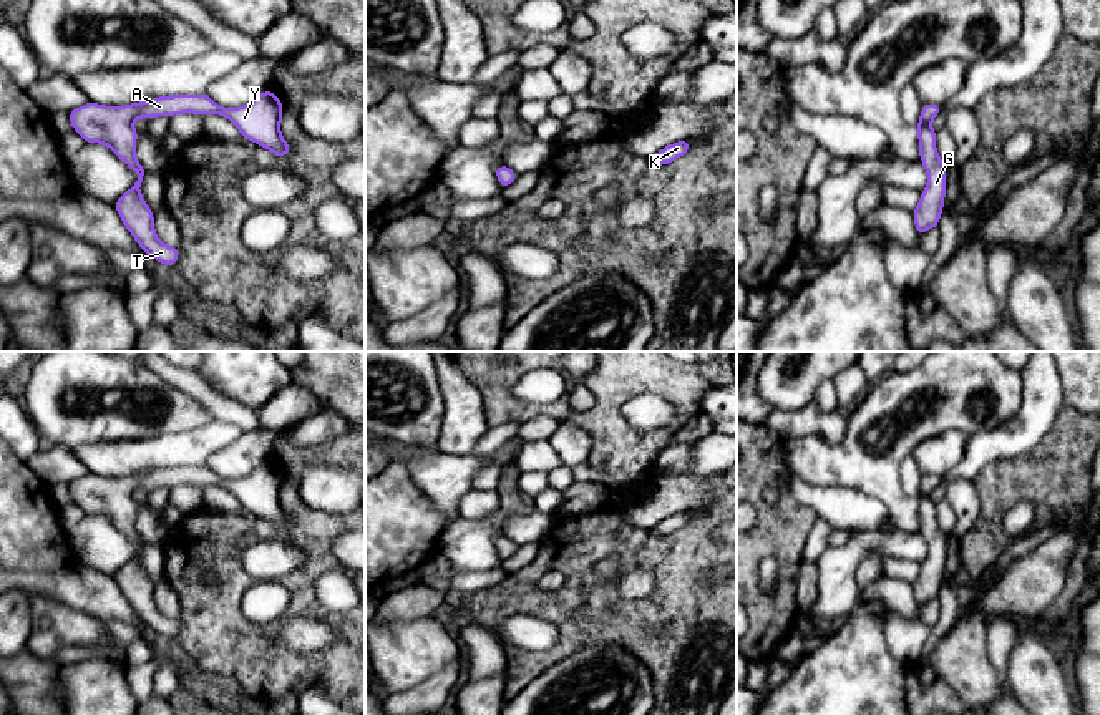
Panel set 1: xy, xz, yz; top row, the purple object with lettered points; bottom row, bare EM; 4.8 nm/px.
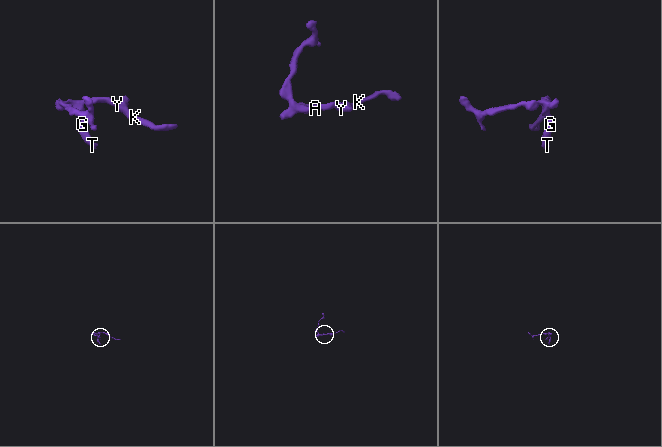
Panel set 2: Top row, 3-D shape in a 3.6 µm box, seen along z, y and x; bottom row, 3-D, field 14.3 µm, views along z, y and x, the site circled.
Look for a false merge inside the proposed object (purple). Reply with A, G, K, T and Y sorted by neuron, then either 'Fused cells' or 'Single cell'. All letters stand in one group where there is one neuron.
Groups: A G K T Y. Single cell

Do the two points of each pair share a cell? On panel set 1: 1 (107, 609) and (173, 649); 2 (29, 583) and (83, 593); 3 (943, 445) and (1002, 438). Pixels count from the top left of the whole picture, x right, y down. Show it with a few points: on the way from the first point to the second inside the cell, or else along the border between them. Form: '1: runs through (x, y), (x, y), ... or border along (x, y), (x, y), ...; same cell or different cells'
1: border along (146, 626), (141, 634); different cells
2: runs through (42, 583), (70, 586); same cell
3: border along (969, 435), (963, 457), (944, 475); different cells

